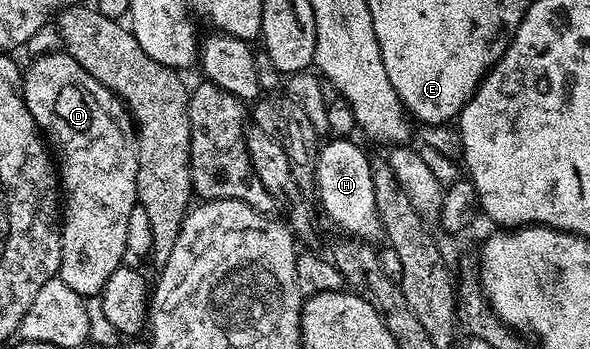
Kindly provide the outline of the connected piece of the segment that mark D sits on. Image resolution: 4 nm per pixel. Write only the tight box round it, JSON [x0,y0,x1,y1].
[21,51,137,299]

